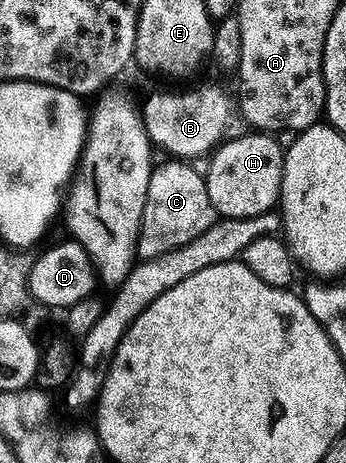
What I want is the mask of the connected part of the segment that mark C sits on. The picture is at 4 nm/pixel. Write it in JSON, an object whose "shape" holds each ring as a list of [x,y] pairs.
{"shape":[[[166,160],[163,166],[153,167],[148,196],[142,213],[142,229],[138,236],[139,259],[145,260],[172,252],[176,248],[195,242],[208,228],[219,221],[218,209],[208,198],[203,171],[193,170],[186,160]]]}

